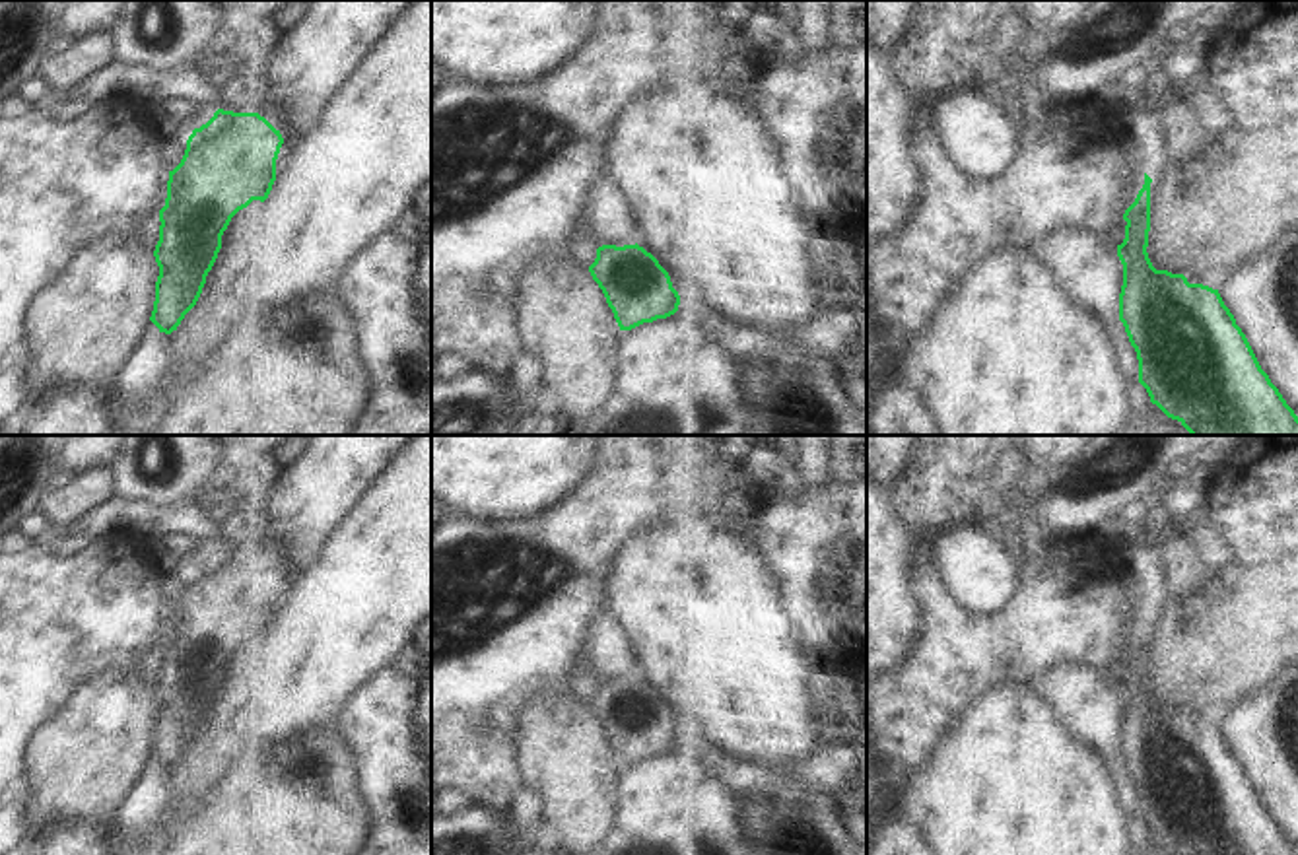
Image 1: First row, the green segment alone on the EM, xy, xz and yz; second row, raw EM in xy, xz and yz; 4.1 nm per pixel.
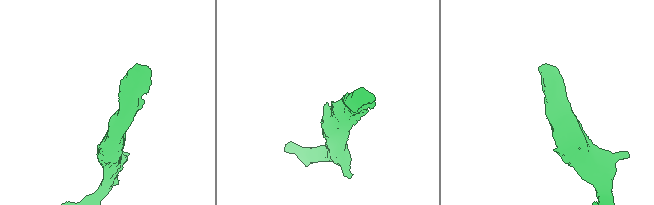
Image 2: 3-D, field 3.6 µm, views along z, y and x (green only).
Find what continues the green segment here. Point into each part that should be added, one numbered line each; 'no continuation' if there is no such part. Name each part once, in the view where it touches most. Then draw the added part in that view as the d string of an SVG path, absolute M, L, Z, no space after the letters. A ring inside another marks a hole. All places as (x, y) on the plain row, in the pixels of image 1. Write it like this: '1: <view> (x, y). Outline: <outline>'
1: xy (276, 554). Outline: M260 544L258 550L264 552L276 565L280 565L280 567L284 565L286 552L282 548Z

